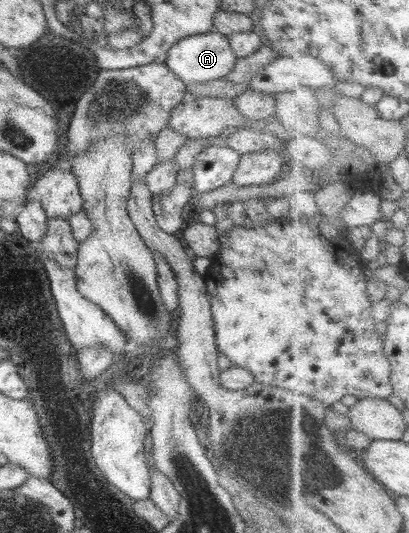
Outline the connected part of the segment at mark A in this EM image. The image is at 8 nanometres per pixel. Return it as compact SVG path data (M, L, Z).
M213 31L178 40L168 51L164 64L187 85L223 79L233 70L237 60L227 37Z

